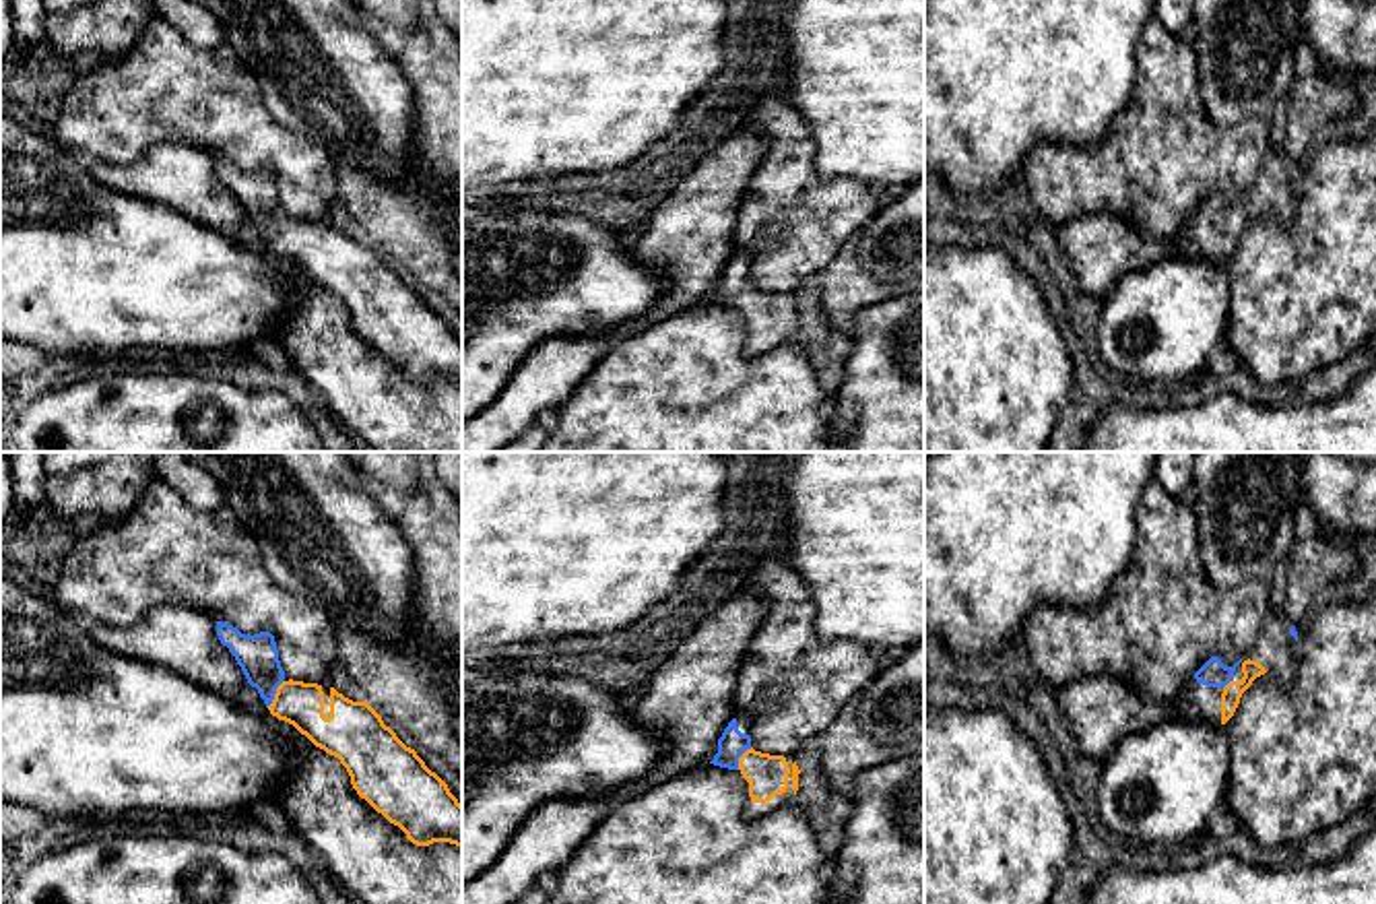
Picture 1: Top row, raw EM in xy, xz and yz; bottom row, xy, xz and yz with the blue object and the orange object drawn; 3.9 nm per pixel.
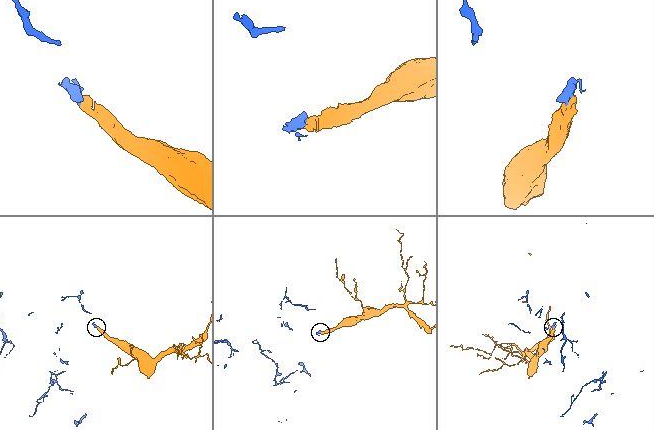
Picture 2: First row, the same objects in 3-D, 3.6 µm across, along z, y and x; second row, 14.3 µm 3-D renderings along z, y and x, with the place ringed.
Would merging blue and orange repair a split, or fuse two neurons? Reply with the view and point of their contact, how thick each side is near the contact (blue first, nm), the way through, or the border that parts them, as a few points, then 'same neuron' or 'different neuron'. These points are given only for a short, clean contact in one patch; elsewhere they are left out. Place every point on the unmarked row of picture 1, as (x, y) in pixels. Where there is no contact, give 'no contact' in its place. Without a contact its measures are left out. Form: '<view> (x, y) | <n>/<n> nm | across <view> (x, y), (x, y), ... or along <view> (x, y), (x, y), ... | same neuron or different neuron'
xy (275, 230) | 160/180 nm | across xy (256, 192), (275, 230), (285, 238), (302, 242) | same neuron

